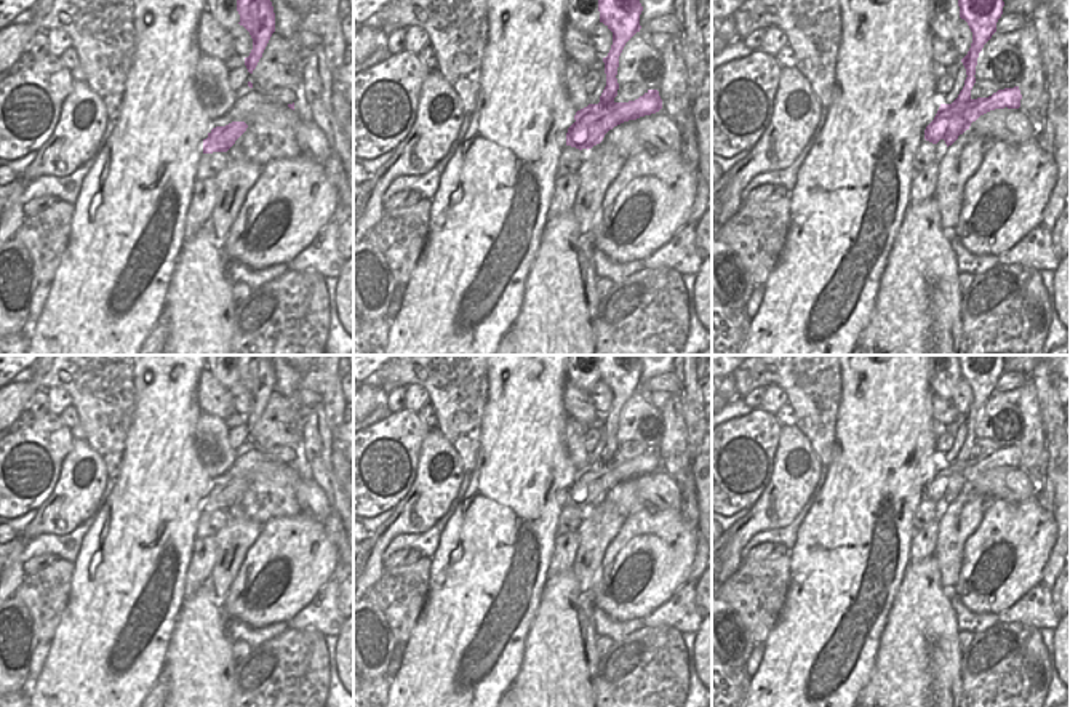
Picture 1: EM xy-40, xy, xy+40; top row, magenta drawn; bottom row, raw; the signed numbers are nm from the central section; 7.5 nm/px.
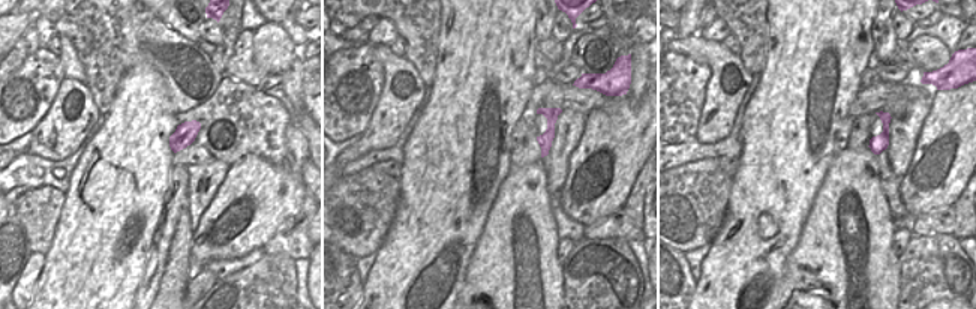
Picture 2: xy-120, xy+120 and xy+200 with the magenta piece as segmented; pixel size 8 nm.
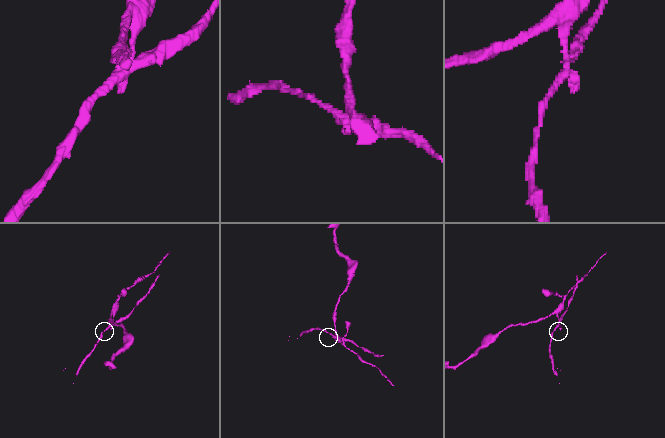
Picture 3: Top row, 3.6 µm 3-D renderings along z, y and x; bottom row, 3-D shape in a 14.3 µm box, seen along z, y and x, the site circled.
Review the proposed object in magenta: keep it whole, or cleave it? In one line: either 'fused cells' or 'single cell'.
fused cells

